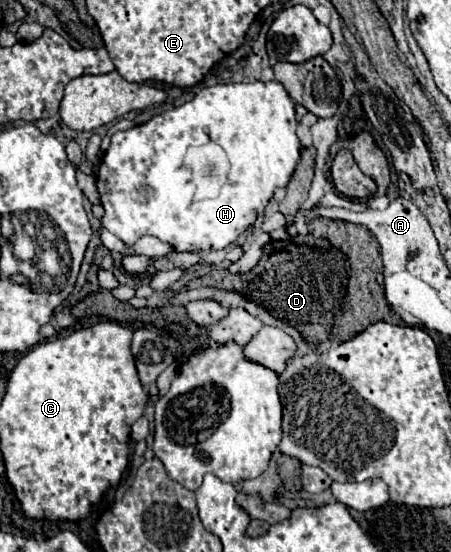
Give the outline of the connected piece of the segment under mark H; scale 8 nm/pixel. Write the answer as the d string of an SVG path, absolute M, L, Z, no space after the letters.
M241 82L241 84L215 84L209 88L203 88L191 102L185 102L183 106L177 106L169 112L163 112L155 118L151 118L145 124L133 126L129 130L117 132L111 136L111 144L107 152L103 154L99 168L97 168L97 190L101 194L101 206L105 208L105 214L101 218L101 224L113 232L125 246L133 246L141 236L153 234L161 242L167 242L173 246L175 252L199 252L199 250L221 250L233 244L265 210L267 202L273 198L273 192L277 188L283 188L289 184L291 174L295 172L295 166L301 156L301 142L295 134L297 120L295 120L295 104L285 92L285 88L279 82Z

